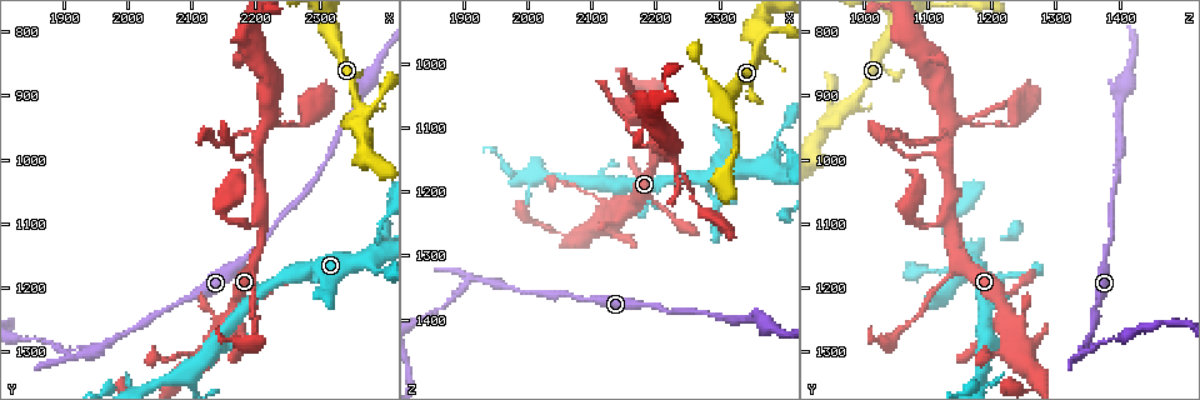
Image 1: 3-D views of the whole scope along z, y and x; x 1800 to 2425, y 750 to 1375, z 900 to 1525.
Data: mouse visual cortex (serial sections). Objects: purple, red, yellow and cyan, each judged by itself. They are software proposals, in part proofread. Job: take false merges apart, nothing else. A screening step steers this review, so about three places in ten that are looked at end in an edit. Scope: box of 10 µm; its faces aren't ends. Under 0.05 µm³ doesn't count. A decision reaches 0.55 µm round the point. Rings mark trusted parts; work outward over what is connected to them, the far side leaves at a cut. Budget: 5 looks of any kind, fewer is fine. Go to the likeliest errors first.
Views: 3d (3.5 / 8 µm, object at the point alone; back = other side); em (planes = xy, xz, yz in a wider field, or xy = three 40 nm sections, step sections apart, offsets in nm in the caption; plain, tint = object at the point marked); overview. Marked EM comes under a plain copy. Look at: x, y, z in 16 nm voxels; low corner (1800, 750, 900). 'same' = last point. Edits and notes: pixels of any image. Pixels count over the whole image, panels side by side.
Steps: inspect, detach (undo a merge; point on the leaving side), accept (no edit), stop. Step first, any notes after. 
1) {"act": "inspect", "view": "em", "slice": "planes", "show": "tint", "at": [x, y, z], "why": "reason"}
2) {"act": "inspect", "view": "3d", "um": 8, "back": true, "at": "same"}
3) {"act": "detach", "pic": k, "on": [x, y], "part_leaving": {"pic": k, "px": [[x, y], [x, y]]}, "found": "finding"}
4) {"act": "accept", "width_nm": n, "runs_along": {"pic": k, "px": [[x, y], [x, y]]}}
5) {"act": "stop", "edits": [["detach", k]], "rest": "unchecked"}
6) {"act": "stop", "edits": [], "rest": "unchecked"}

{"act": "inspect", "view": "em", "slice": "xy", "step": 5, "show": "tint", "at": [1910, 1305, 1340], "why": "abrupt turn"}

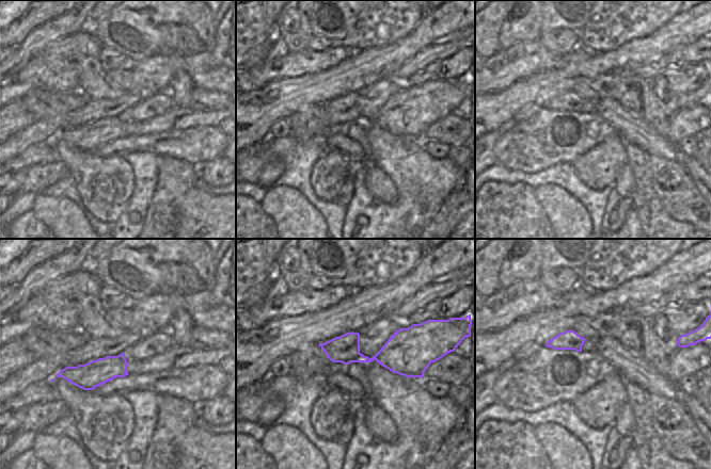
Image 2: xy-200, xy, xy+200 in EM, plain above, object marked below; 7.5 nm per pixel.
{"act": "inspect", "view": "3d", "um": 3.5, "back": true, "at": "same", "why": "see where the arms go"}

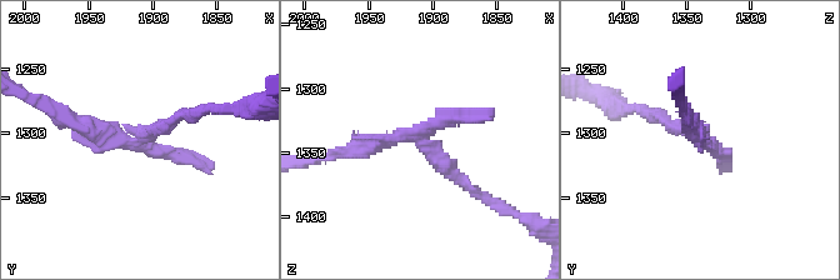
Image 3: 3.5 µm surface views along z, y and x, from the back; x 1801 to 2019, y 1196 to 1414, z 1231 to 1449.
{"act": "detach", "pic": 3, "on": [165, 125], "border": {"pic": 2, "px": [[363, 355], [361, 361]]}, "found": "a second cell is stuck on"}

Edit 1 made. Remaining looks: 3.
{"act": "inspect", "view": "3d", "um": 3.5, "at": [2215, 945, 1135], "why": "three-way junction"}

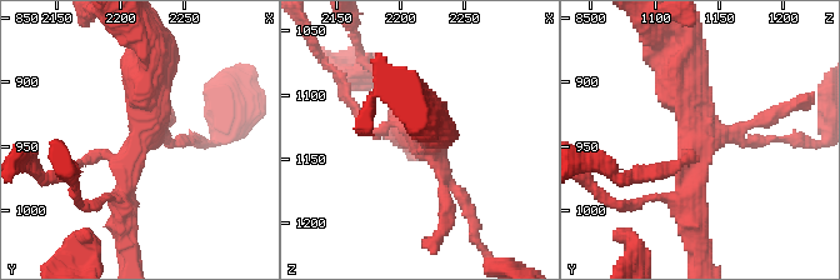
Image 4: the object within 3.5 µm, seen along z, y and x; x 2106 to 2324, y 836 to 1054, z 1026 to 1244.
{"act": "inspect", "view": "em", "slice": "planes", "show": "tint", "at": [2218, 944, 1130]}

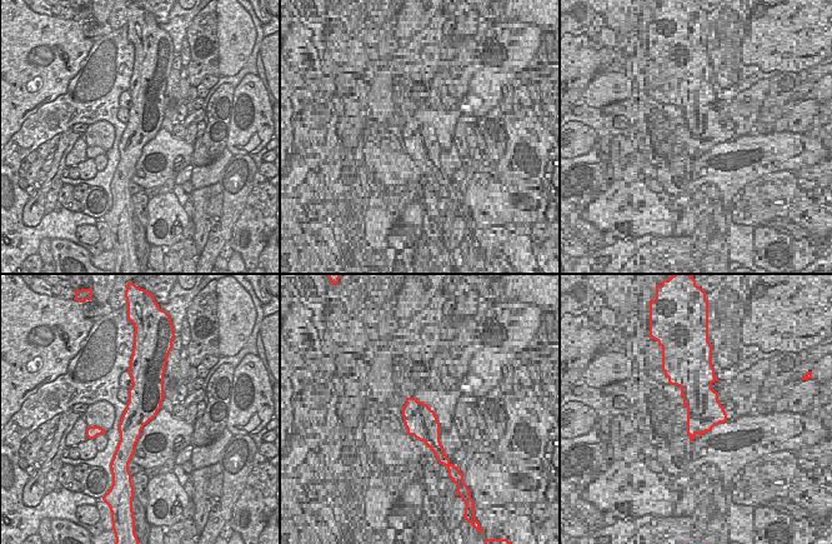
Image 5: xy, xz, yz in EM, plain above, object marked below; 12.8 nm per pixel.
{"act": "accept", "width_nm": 440, "runs_along": {"pic": 4, "px": [[125, 214], [151, 56]]}, "found": "all the same cell"}

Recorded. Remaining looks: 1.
{"act": "stop", "edits": [["detach", 3]], "rest": "unchecked"}

